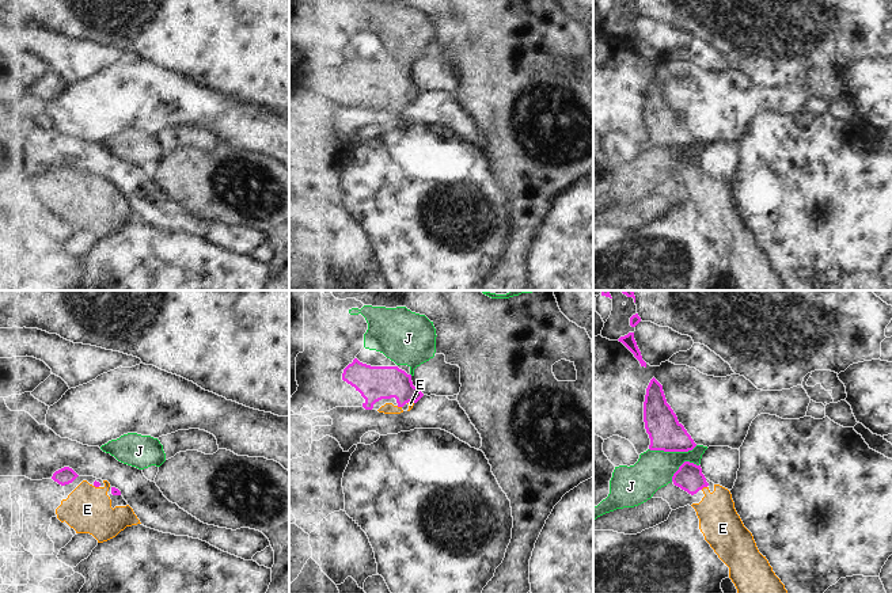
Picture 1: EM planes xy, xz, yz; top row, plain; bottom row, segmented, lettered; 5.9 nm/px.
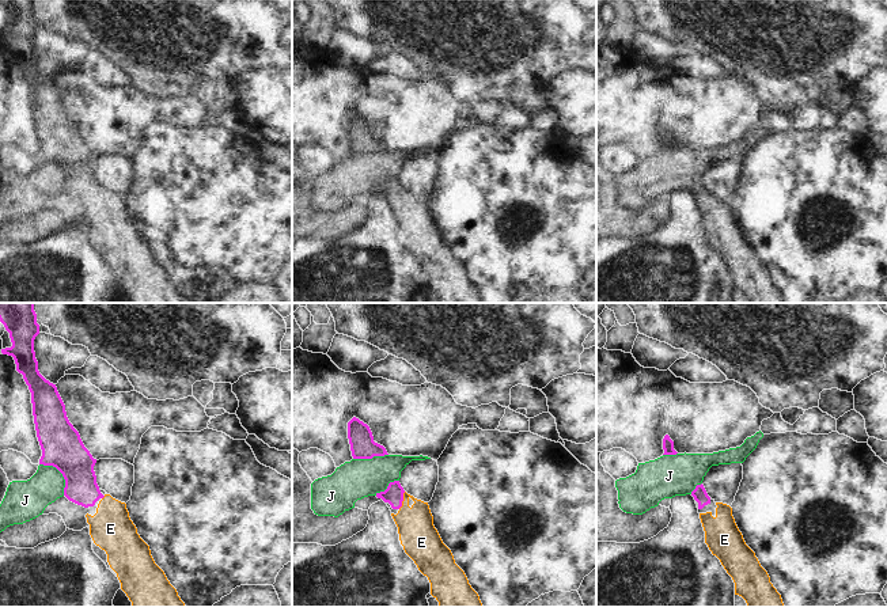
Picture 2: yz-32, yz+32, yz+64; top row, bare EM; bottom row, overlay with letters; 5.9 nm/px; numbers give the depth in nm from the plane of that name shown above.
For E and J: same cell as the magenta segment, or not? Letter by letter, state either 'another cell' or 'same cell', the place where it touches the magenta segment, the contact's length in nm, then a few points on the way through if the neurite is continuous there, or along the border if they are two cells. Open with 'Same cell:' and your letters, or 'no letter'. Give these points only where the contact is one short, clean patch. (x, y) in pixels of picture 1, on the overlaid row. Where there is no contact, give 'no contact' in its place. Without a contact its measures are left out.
Same cell: E
E: same cell; meets magenta in yz at (703, 486); contact 40 nm long; runs through yz (689, 476), (703, 486), (716, 508), (718, 521)
J: another cell; meets magenta in yz at (672, 451); contact 280 nm long

